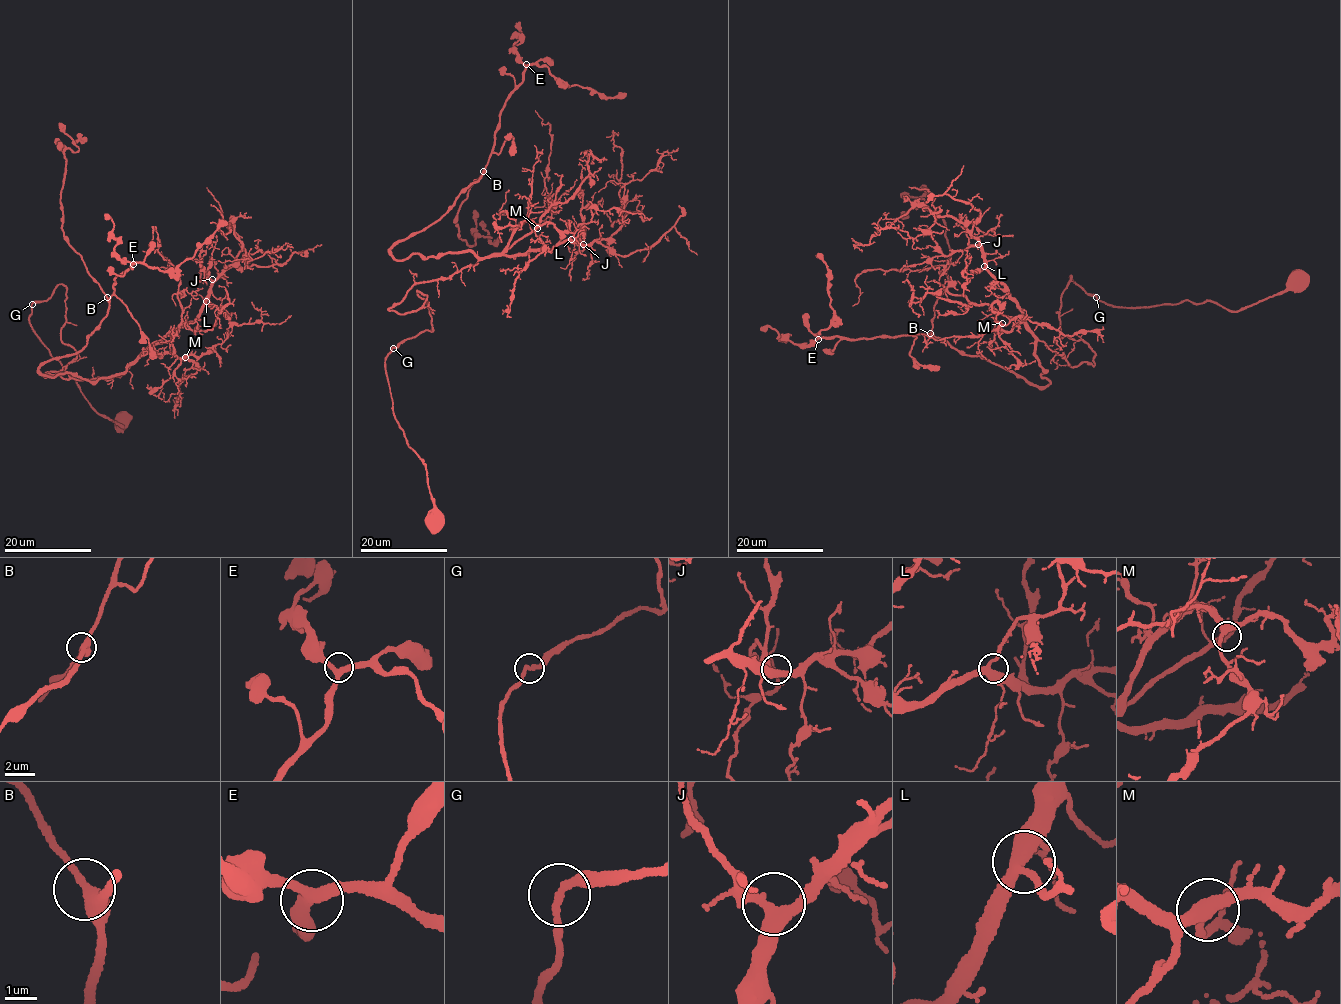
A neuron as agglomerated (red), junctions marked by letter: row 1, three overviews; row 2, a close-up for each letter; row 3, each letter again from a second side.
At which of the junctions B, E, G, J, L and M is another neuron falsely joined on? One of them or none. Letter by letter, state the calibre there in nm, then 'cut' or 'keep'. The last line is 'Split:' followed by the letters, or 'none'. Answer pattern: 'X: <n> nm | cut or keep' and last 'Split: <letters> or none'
B: 360 nm | keep
E: 320 nm | keep
G: 260 nm | keep
J: 360 nm | keep
L: 400 nm | keep
M: 360 nm | keep
Split: none

